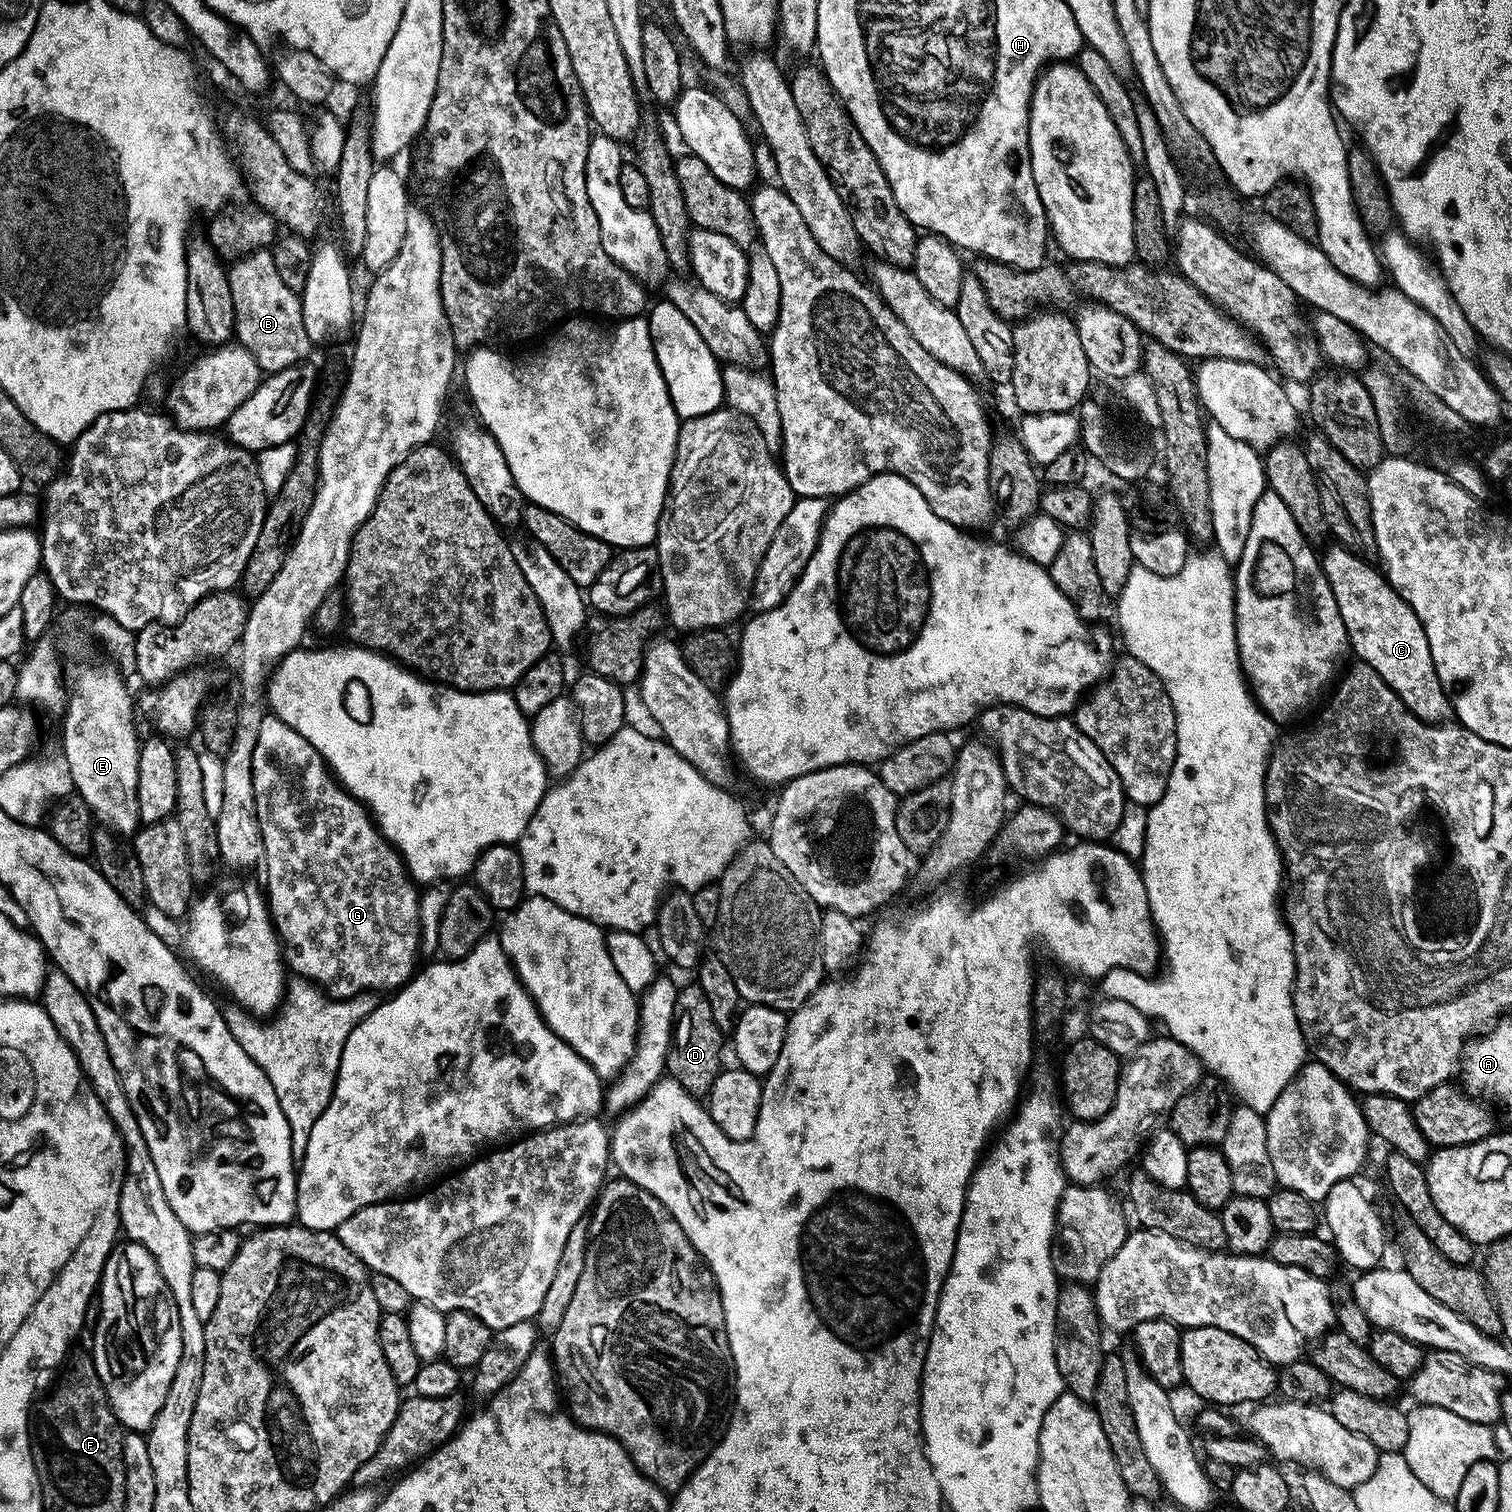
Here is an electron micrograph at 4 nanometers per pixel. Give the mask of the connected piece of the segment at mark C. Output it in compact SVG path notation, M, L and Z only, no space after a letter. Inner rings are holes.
M1332 546L1328 553L1323 553L1322 563L1354 656L1356 652L1355 659L1369 664L1419 720L1428 724L1451 721L1452 698L1442 686L1438 670L1434 670L1426 630L1422 630L1418 614L1390 587L1388 577L1375 563L1368 564L1372 562L1355 556L1349 548Z

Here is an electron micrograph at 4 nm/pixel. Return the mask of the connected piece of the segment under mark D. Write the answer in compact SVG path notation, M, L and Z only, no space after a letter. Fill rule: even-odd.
M689 982L681 987L674 1002L674 1018L672 1019L672 1041L668 1047L668 1063L666 1072L671 1079L677 1080L697 1098L703 1097L712 1088L712 1083L722 1071L720 1065L720 1040L722 1034L714 1022L714 1013L710 1011L710 1002L706 1002L706 994L702 994L699 984Z

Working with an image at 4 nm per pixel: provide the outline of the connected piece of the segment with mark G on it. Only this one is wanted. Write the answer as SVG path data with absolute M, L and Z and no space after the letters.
M271 714L265 715L262 726L258 729L258 742L254 745L254 802L256 821L260 827L264 847L262 869L264 868L265 874L268 875L266 903L272 922L276 926L276 934L282 941L282 956L287 967L295 975L305 976L307 980L323 989L329 997L338 1000L351 1000L353 996L361 996L363 992L388 994L403 988L417 971L416 950L419 950L422 944L417 885L408 875L408 869L405 868L400 853L380 835L380 829L376 827L376 821L372 819L368 809L341 788L339 780L332 775L322 754L318 754L318 750L314 750L314 746L310 746L310 742L306 742L306 738L298 734L298 730L286 726L286 722Z

